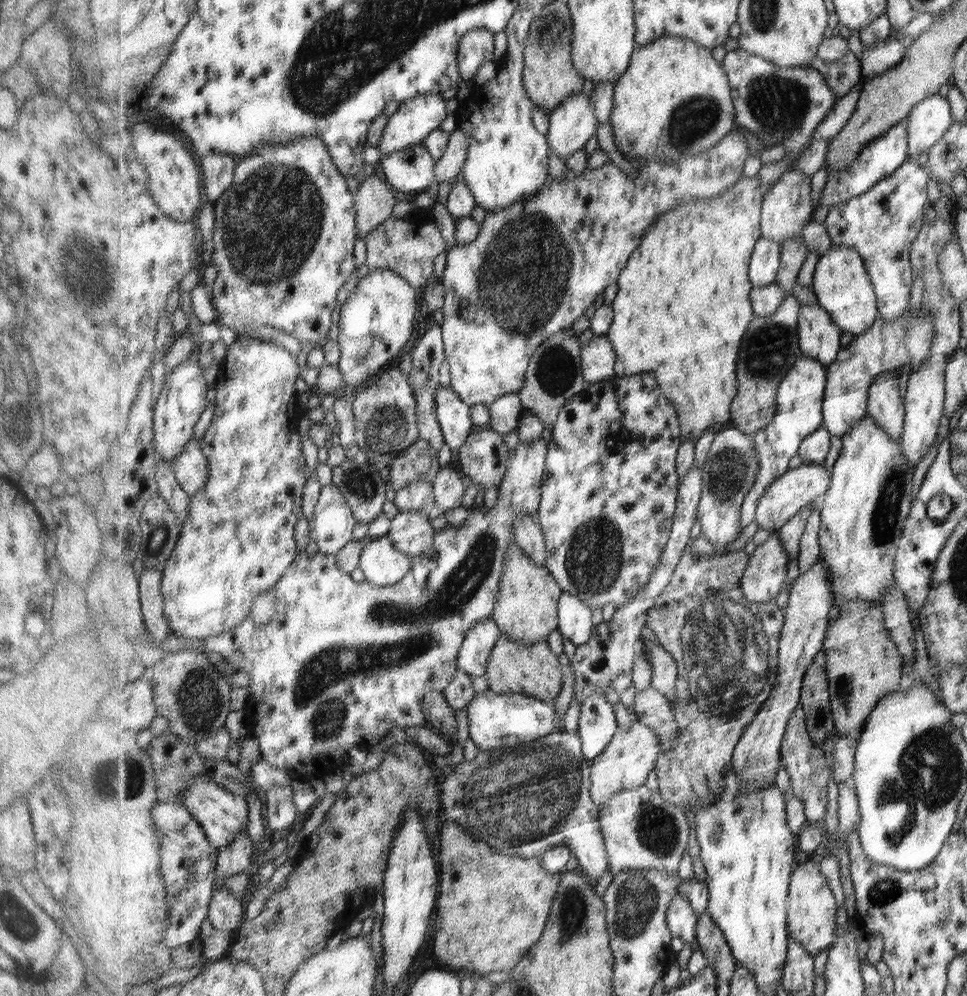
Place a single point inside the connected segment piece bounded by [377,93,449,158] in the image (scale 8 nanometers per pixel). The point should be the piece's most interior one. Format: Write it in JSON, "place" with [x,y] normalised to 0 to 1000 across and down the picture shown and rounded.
{"place":[429,119]}

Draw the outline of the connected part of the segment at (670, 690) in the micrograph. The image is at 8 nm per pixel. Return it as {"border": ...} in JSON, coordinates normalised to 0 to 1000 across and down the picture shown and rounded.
{"border":[[[676,645],[674,653],[674,687],[683,693],[696,707],[699,702],[701,667],[696,658],[683,645]]]}

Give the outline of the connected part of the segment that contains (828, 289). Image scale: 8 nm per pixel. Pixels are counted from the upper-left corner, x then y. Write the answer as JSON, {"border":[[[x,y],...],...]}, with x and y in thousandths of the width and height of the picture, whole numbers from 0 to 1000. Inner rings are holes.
{"border":[[[861,247],[849,257],[844,267],[840,291],[846,304],[860,317],[861,323],[872,333],[879,333],[882,337],[899,331],[910,316],[906,290],[895,262],[885,249]]]}

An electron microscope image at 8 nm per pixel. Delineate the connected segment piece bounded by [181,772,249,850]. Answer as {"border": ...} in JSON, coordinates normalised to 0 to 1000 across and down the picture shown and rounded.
{"border":[[[220,776],[207,779],[193,793],[188,795],[187,804],[200,816],[200,819],[208,826],[212,832],[215,842],[219,844],[222,851],[236,849],[254,833],[257,825],[257,815],[255,814],[255,803],[252,799],[241,797],[226,789],[221,784]]]}

